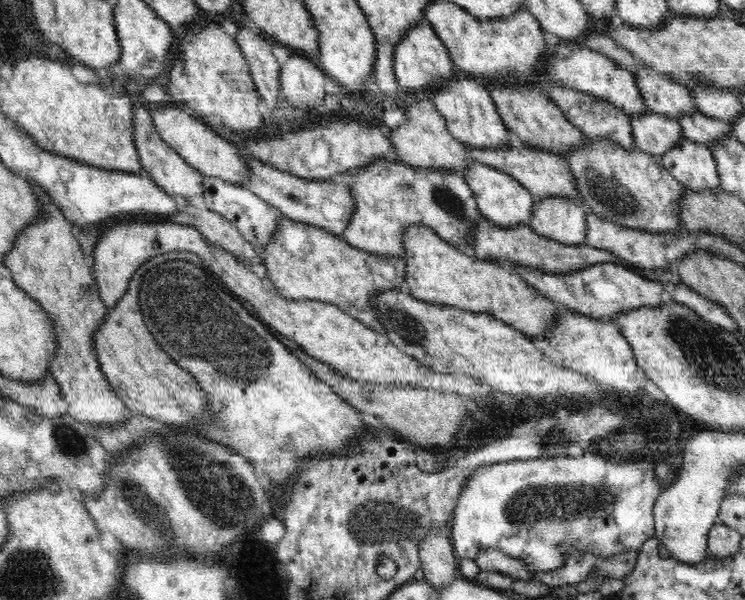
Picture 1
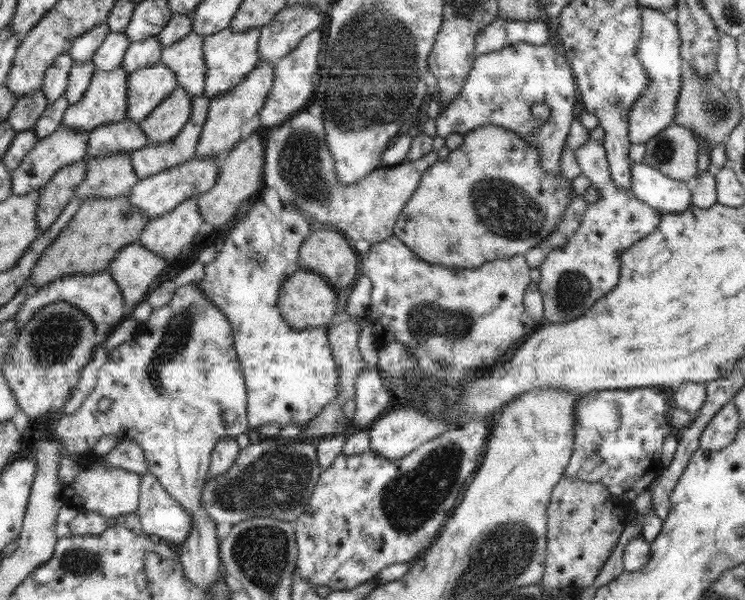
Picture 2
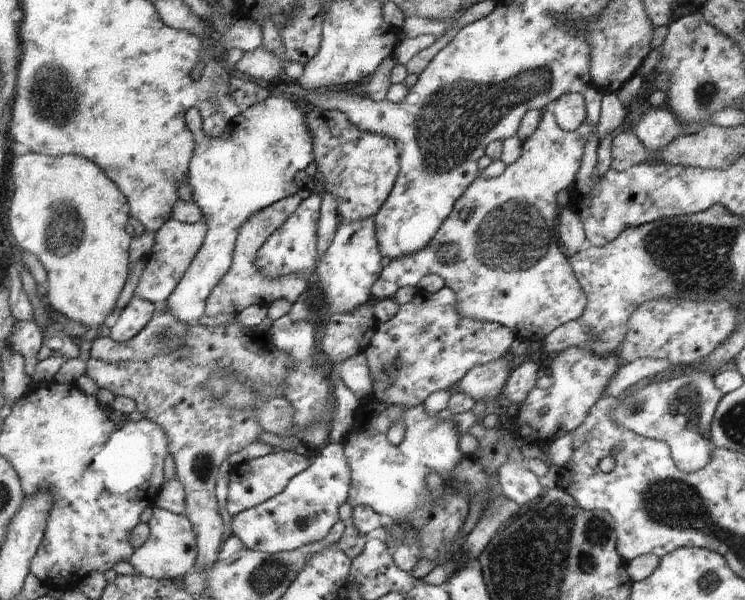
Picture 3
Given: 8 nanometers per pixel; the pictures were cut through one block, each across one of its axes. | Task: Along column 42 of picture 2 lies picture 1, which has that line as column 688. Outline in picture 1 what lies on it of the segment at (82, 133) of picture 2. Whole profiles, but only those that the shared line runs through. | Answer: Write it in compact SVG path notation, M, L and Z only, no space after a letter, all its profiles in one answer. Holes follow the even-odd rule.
M683 137L664 153L661 165L678 183L693 192L721 188L714 155L702 143Z

